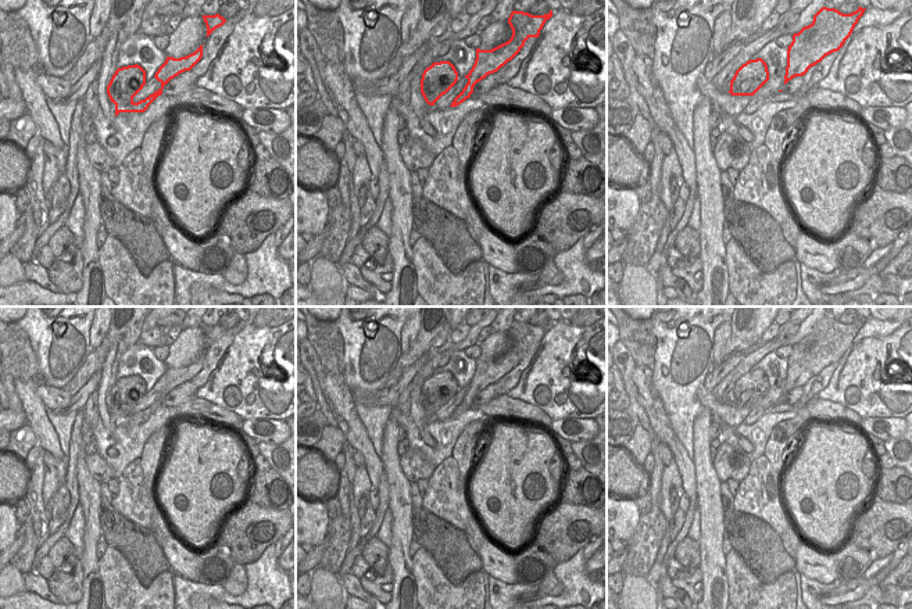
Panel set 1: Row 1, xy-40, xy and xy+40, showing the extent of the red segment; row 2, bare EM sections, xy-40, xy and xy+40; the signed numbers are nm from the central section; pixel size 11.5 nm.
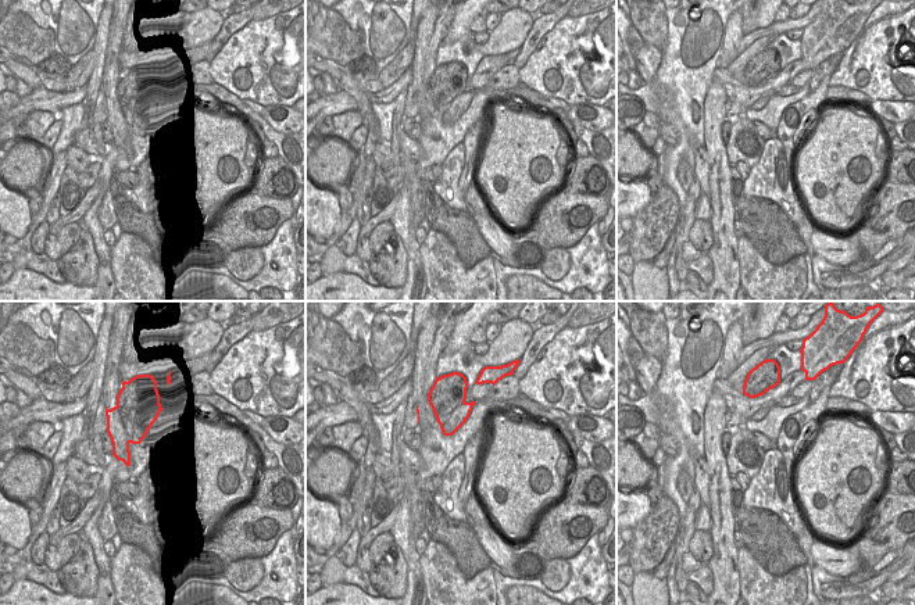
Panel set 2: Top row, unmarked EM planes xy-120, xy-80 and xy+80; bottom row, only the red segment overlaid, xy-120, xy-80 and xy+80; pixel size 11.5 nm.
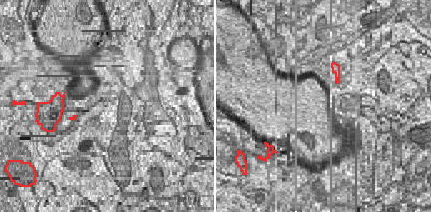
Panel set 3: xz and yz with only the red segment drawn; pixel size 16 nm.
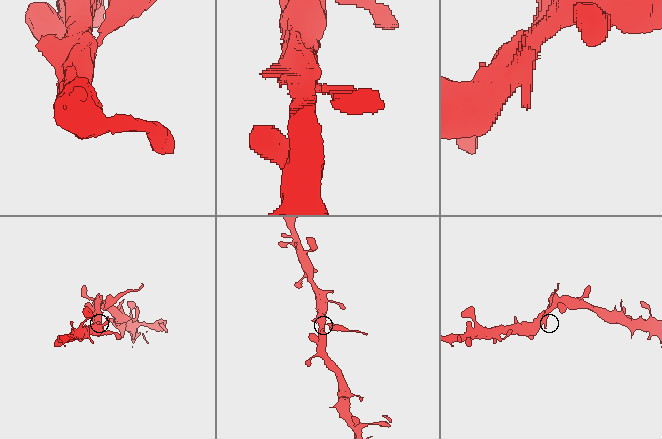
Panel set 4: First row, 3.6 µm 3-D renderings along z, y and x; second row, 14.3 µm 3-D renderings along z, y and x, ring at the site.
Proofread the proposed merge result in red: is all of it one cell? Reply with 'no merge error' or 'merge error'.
merge error

